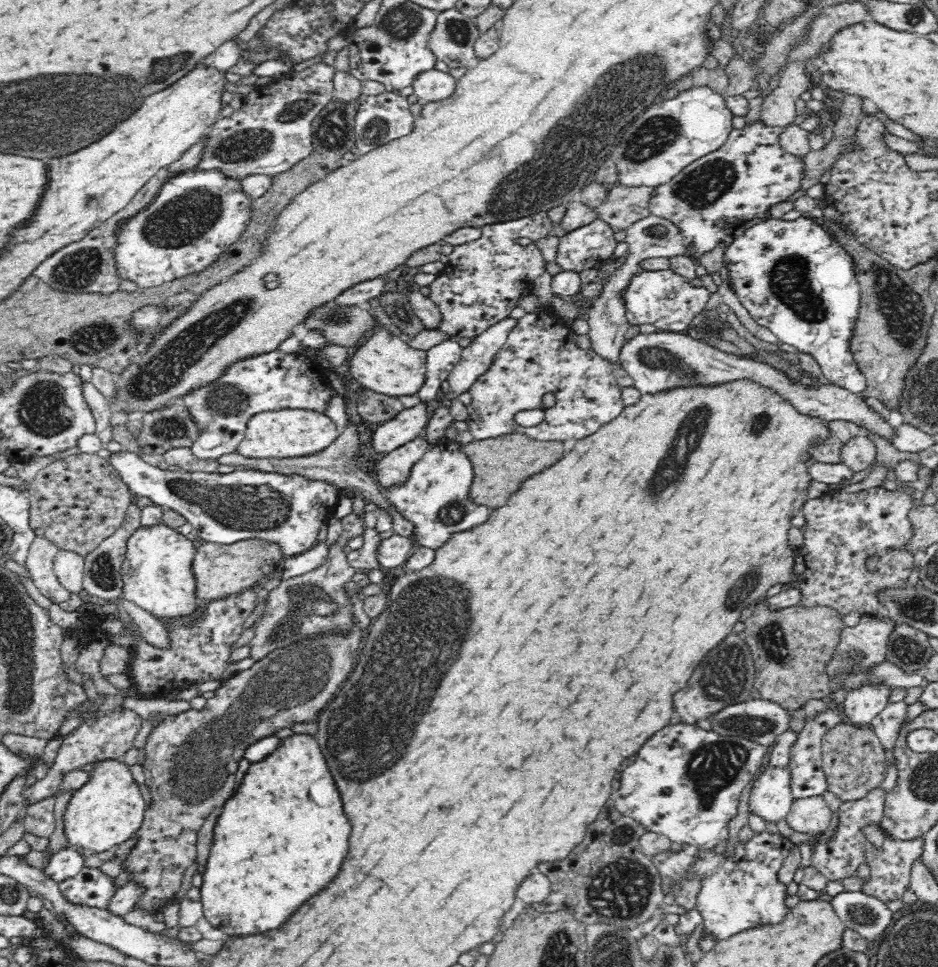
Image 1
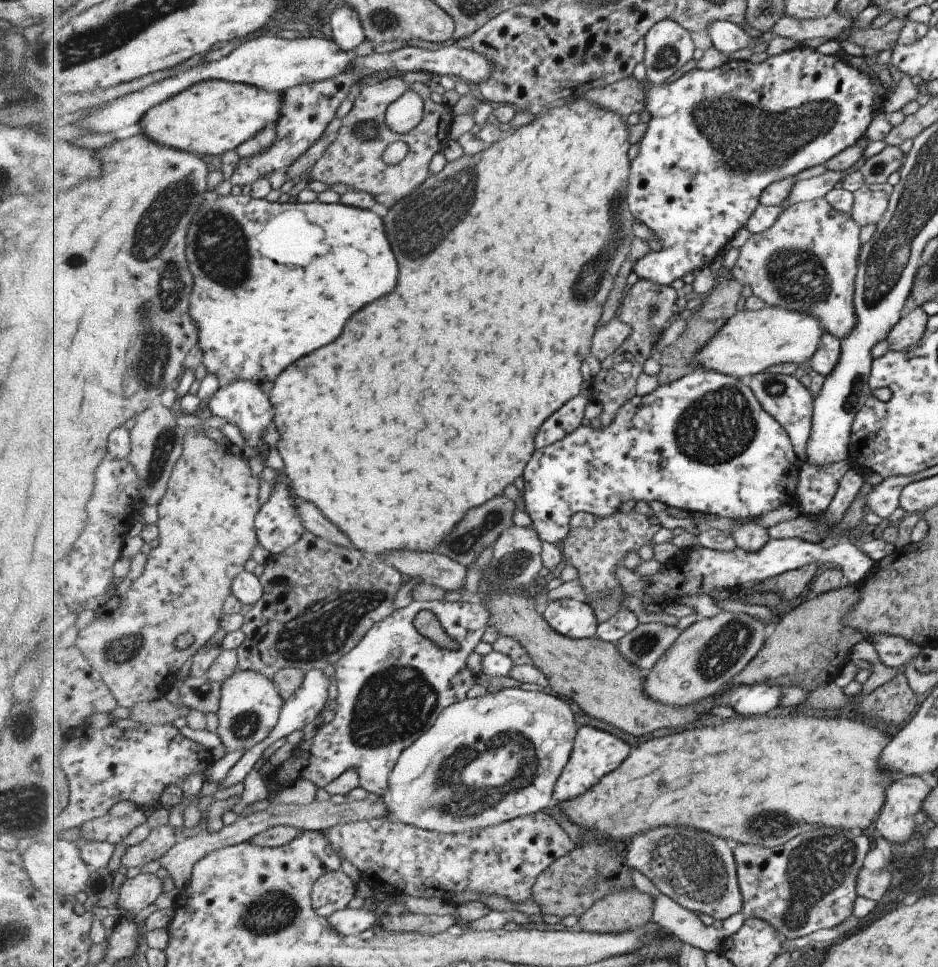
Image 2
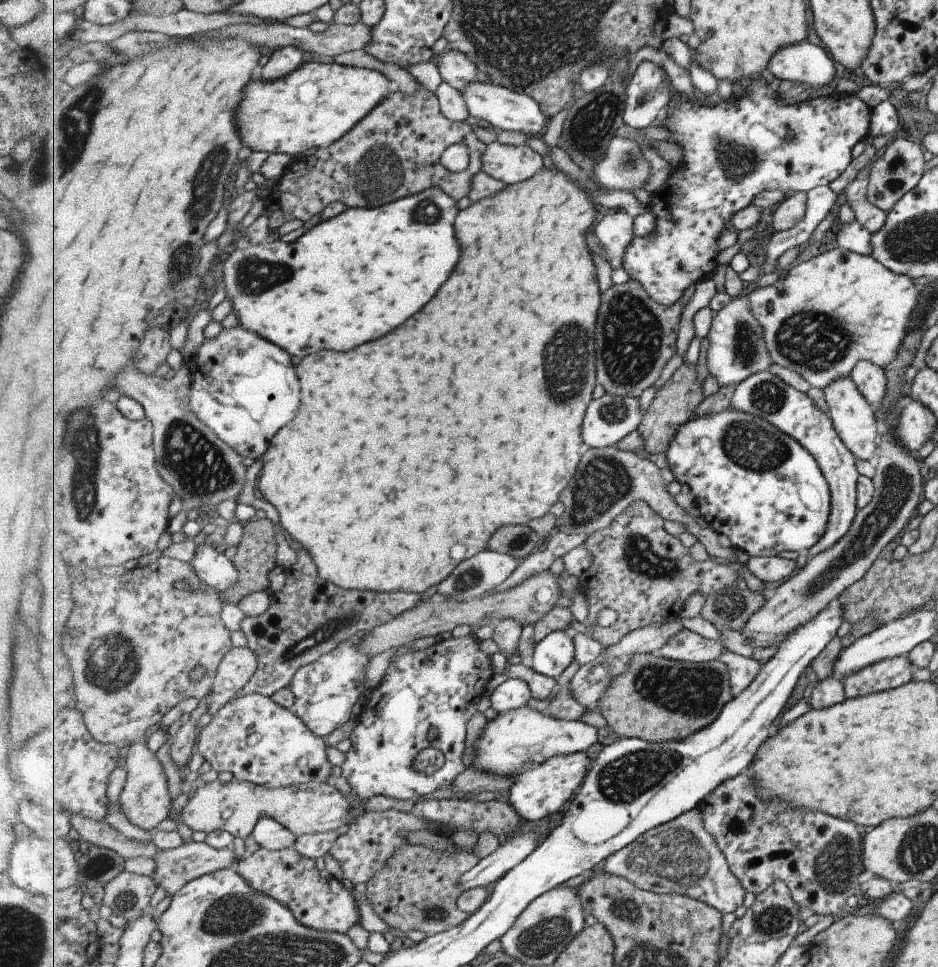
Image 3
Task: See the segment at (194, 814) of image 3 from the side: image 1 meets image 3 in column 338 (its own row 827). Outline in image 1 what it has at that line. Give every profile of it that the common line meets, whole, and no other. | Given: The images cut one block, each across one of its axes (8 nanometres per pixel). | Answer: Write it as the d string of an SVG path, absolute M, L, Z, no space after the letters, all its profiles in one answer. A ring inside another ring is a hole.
M816 795L794 799L786 822L798 834L822 834L830 828L832 815L826 800Z

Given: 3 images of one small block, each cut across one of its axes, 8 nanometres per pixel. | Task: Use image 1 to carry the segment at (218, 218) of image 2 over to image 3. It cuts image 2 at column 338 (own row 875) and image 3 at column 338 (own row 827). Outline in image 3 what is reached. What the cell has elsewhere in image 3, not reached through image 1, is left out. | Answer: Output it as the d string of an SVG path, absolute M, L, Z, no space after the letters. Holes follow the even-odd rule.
M430 188L425 192L375 208L348 207L345 212L338 214L335 218L322 220L292 243L285 244L281 240L273 242L271 238L268 238L265 243L258 246L249 245L244 250L230 248L223 256L224 269L221 284L224 284L227 290L227 297L233 300L233 309L238 314L239 319L237 325L256 331L265 339L287 350L292 356L298 356L301 359L321 352L321 350L351 350L359 344L365 344L369 340L377 340L379 336L385 336L387 332L405 324L413 314L423 310L433 300L433 296L439 292L439 288L445 284L445 280L449 280L453 270L457 268L457 264L463 256L463 248L461 248L461 244L457 240L457 232L455 232L455 220L457 220L459 212L461 211L457 206L457 201L451 198L447 191L440 188Z

